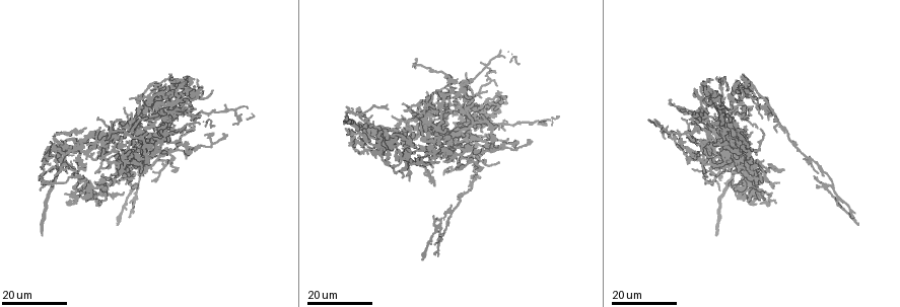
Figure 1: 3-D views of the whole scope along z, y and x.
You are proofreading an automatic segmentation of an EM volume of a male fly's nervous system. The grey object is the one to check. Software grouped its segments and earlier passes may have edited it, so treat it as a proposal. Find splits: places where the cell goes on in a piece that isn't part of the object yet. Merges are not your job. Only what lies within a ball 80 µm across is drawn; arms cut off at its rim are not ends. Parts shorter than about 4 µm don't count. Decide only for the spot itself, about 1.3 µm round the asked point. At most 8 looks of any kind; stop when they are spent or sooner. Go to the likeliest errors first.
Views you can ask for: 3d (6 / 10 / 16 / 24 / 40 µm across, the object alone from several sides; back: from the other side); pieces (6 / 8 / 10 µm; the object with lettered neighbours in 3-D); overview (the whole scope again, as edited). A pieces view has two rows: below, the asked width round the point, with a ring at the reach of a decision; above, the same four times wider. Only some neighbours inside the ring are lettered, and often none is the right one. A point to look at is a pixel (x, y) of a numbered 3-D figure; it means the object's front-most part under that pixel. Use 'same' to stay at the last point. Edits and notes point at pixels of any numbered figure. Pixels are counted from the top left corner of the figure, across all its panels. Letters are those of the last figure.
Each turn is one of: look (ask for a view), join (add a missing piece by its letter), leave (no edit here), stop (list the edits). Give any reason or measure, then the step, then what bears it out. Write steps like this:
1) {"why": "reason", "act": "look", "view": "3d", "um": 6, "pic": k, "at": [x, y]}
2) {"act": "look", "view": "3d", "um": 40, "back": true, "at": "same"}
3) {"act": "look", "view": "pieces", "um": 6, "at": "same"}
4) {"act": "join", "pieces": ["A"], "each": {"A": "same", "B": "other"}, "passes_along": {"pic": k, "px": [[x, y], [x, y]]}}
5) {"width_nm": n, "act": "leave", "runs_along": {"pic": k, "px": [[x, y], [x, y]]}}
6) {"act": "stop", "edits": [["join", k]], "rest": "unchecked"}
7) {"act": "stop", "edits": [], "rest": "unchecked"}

{"act": "look", "view": "3d", "um": 24, "pic": 1, "at": [382, 130]}

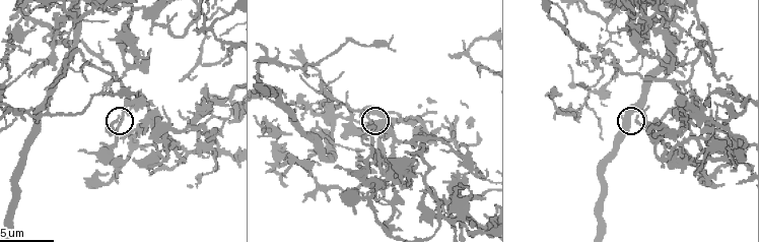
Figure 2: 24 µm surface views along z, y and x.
{"act": "look", "view": "pieces", "um": 6, "pic": 2, "at": [119, 115]}

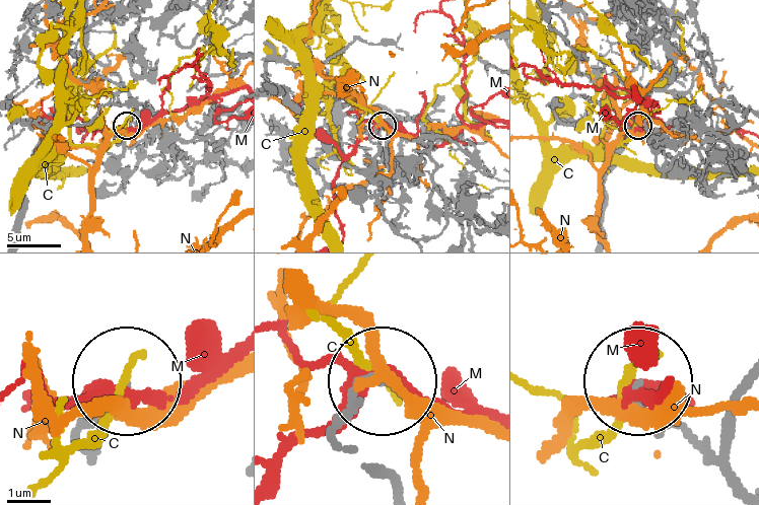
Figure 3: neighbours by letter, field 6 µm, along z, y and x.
{"act": "leave", "each": {"C": "other", "M": "other", "N": "other"}, "found": "no lettered piece goes on from it"}

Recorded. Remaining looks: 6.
{"act": "look", "view": "3d", "um": 10, "pic": 2, "at": [704, 32]}

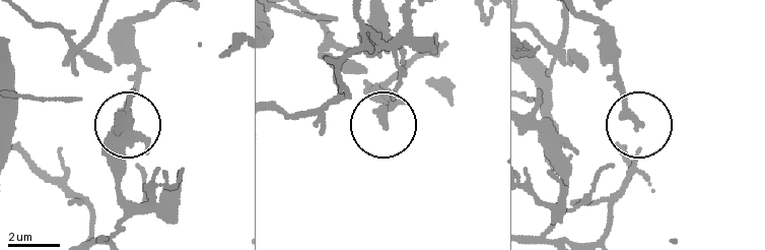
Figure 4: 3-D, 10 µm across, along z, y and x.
{"why": "see the neighbours", "act": "look", "view": "pieces", "um": 8, "pic": 4, "at": [637, 126]}

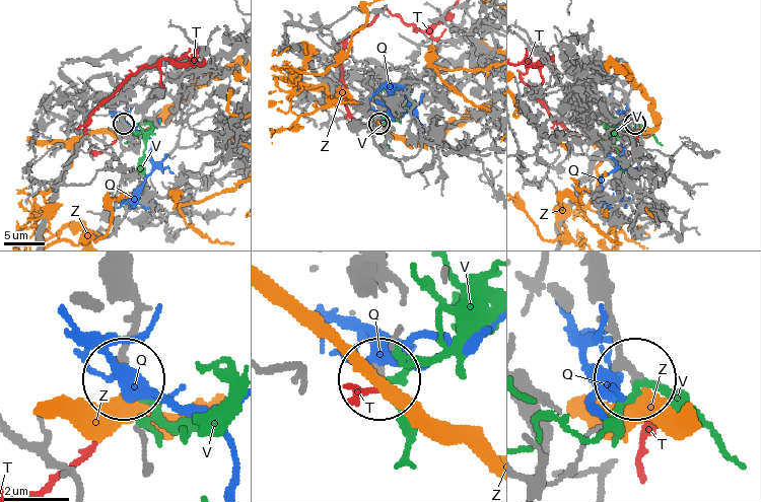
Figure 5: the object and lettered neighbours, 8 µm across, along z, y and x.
{"act": "leave", "each": {"Q": "other", "T": "other", "V": "other", "Z": "other"}, "found": "none of them fits"}

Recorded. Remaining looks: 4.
{"why": "thin end", "act": "look", "view": "3d", "um": 6, "pic": 2, "at": [79, 151]}

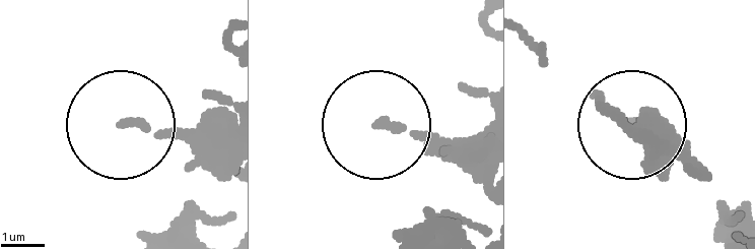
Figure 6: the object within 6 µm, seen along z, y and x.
{"why": "what lies round it", "act": "look", "view": "pieces", "um": 10, "pic": 6, "at": [126, 124]}

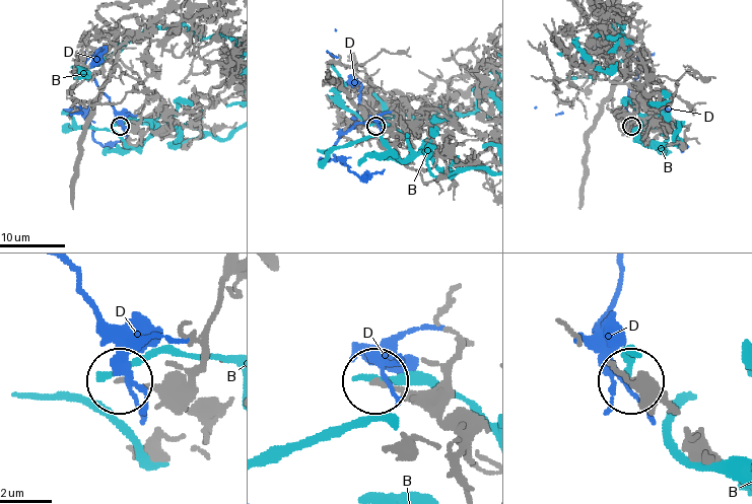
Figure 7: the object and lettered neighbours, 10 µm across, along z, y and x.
{"act": "leave", "each": {"B": "other", "D": "other"}, "runs_along": {"pic": 7, "px": [[469, 347], [462, 340], [429, 390], [403, 392], [380, 381]]}, "found": "none of them fits"}

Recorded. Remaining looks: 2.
{"act": "look", "view": "3d", "um": 24, "pic": 1, "at": [453, 123]}

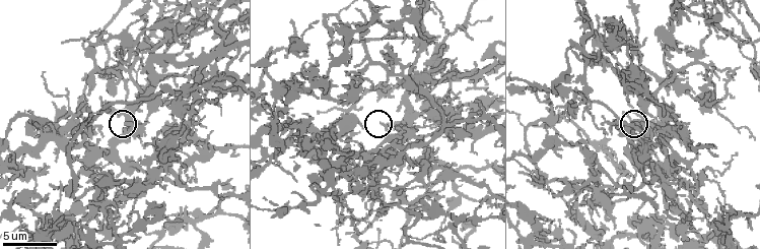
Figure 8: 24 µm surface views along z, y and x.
{"act": "look", "view": "pieces", "um": 10, "pic": 8, "at": [127, 121]}

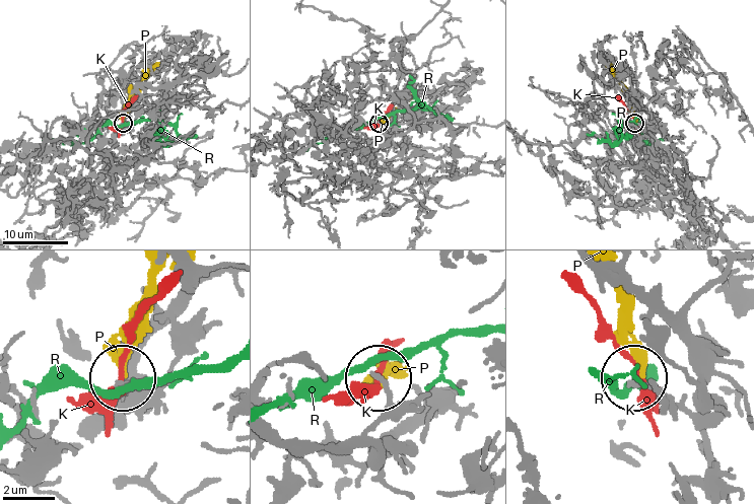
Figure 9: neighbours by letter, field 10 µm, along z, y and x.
{"act": "leave", "each": {"K": "other", "P": "other", "R": "other"}, "found": "no lettered piece goes on from it"}

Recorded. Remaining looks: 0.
{"act": "stop", "edits": [], "rest": "unchecked"}

